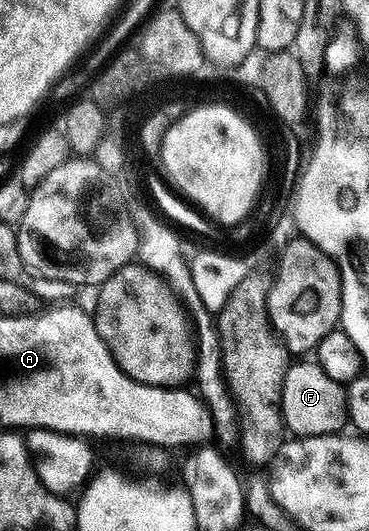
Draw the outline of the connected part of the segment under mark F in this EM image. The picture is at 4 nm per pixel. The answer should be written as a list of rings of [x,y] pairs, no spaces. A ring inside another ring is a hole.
[[[298,359],[290,365],[284,376],[281,401],[285,428],[295,438],[329,437],[337,434],[343,424],[347,424],[346,385],[324,375],[324,371],[314,359]],[[310,360],[310,361],[306,361]]]

